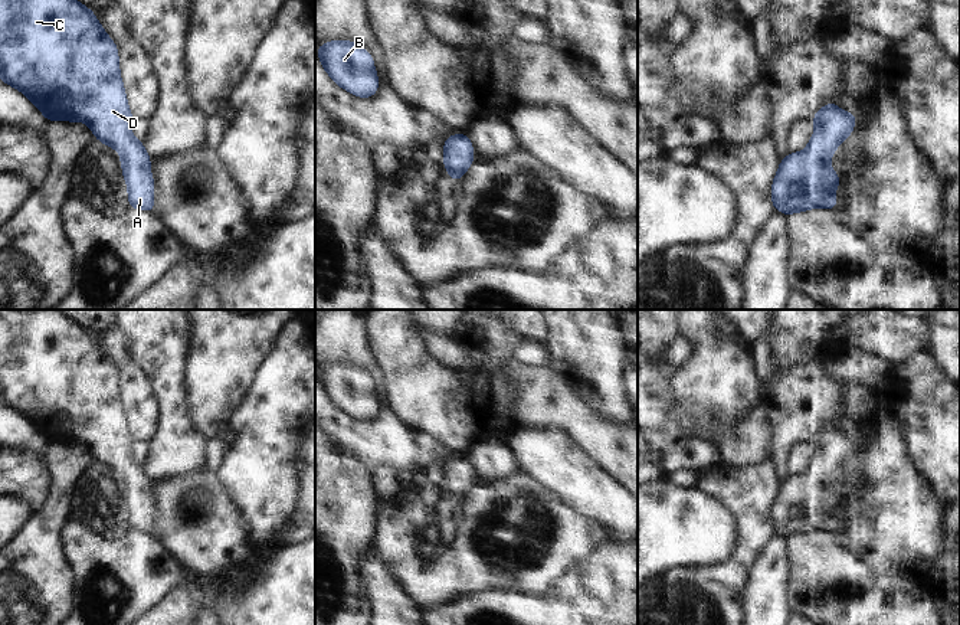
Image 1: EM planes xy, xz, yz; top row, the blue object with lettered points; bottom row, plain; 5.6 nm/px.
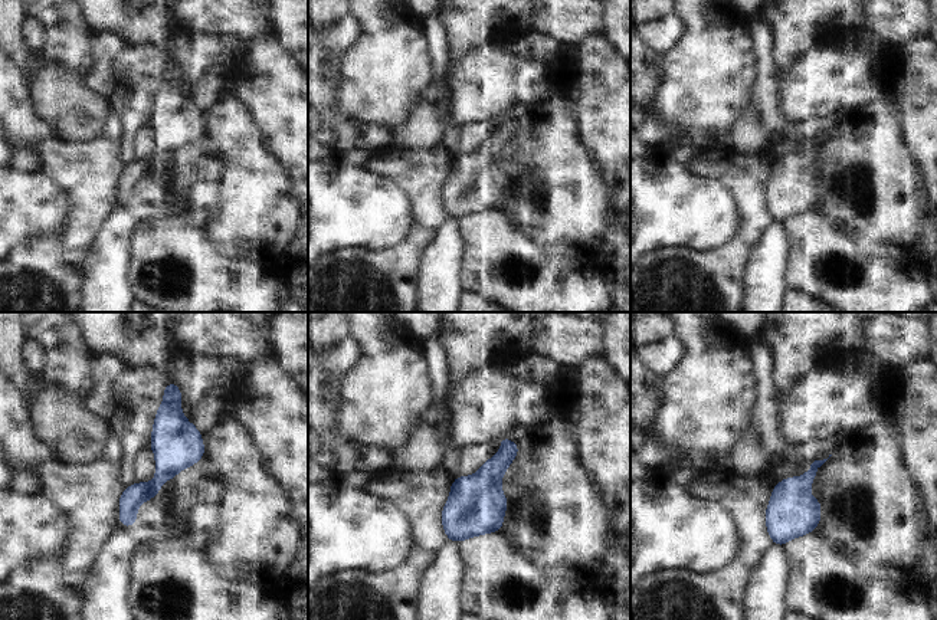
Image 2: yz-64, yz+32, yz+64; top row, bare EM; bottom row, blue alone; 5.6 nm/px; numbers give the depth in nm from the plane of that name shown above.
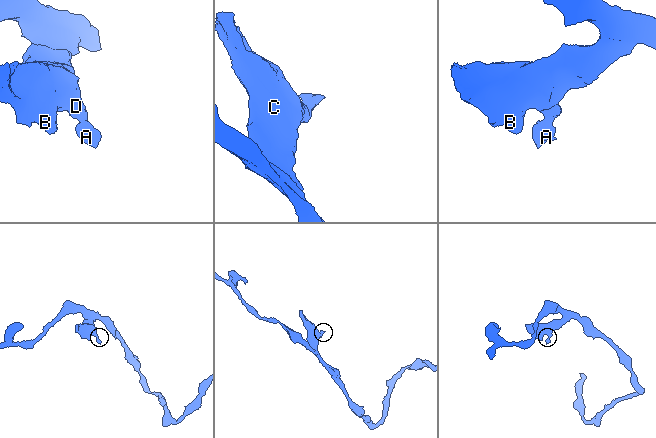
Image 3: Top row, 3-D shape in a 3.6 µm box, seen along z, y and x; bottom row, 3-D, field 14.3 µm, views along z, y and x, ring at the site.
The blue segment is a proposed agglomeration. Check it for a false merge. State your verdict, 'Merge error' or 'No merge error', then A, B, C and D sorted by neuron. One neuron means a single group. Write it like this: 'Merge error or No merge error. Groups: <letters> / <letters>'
No merge error. Groups: A B C D

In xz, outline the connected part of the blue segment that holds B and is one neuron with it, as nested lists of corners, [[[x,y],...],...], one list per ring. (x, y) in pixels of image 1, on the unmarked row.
[[[332,363],[315,370],[325,395],[343,412],[360,421],[371,421],[379,410],[379,399],[371,377],[348,363]]]

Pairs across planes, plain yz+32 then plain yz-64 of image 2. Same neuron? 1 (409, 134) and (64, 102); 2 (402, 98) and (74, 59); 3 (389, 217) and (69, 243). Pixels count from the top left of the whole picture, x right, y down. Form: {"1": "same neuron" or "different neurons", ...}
{"1": "same neuron", "2": "same neuron", "3": "different neurons"}

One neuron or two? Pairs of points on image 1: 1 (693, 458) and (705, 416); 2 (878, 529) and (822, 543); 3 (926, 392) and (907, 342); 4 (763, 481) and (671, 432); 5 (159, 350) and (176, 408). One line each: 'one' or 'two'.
1: two
2: two
3: two
4: two
5: one

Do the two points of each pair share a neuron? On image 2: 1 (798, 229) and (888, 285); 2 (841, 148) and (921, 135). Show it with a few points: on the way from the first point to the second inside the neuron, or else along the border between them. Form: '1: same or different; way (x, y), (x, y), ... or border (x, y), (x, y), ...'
1: same; way (821, 248), (836, 249), (855, 256), (865, 265)
2: different; border (895, 105), (904, 144), (910, 157), (920, 169)

